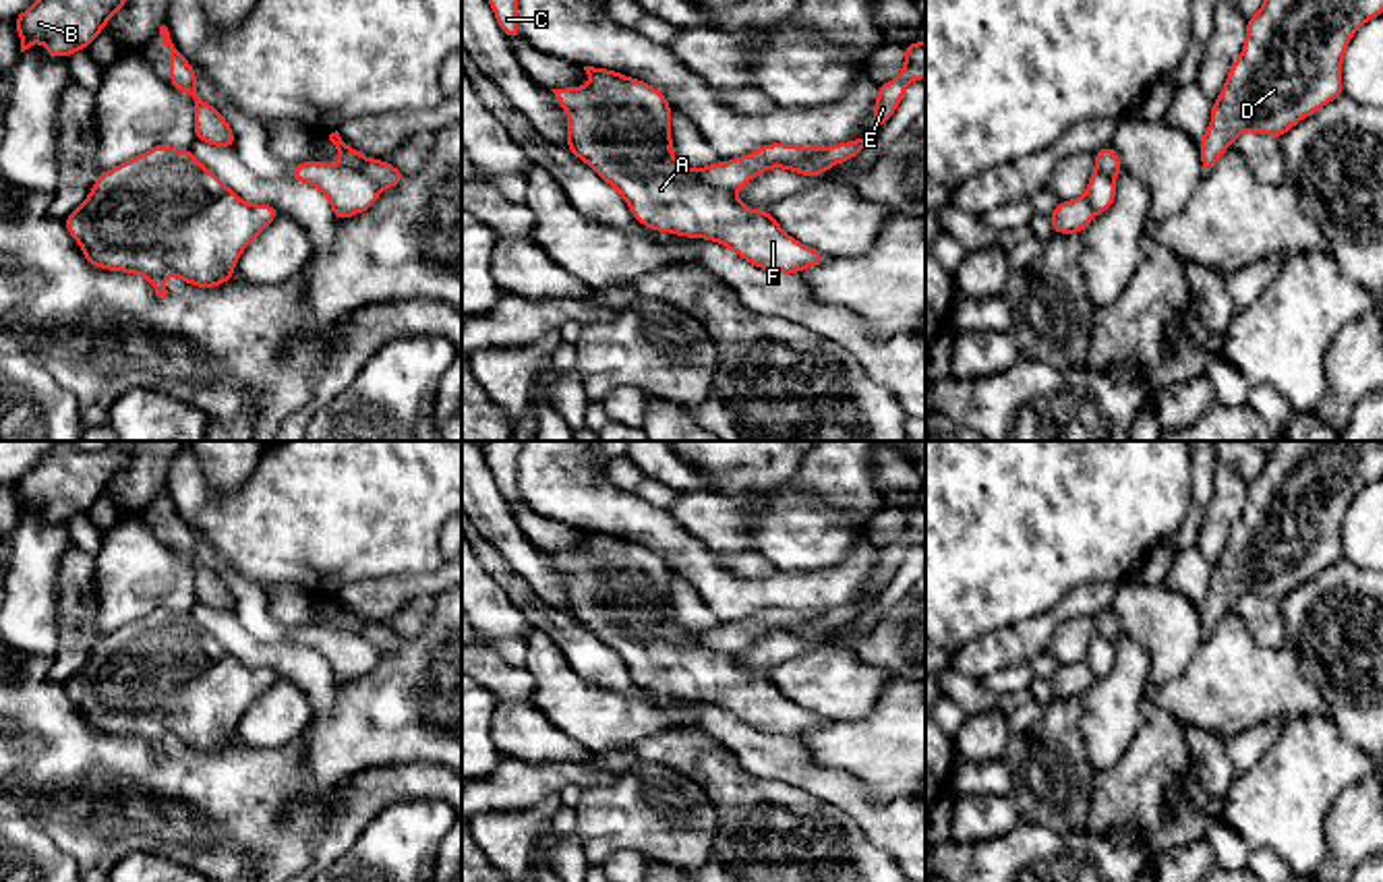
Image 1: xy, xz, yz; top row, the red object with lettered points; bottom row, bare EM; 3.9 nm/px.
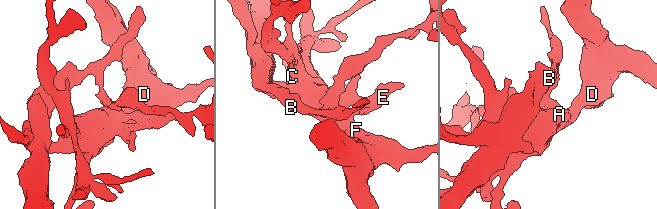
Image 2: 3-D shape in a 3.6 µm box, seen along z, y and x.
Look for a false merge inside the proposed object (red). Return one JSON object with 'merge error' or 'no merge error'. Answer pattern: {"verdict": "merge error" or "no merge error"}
{"verdict": "merge error"}

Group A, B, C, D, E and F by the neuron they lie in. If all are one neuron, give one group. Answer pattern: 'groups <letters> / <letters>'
groups A C D E F / B

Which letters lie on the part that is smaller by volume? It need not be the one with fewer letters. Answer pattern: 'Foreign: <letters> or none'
Foreign: B

